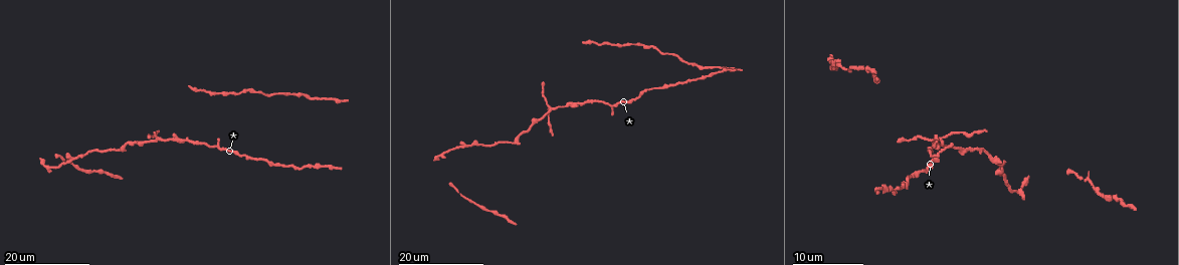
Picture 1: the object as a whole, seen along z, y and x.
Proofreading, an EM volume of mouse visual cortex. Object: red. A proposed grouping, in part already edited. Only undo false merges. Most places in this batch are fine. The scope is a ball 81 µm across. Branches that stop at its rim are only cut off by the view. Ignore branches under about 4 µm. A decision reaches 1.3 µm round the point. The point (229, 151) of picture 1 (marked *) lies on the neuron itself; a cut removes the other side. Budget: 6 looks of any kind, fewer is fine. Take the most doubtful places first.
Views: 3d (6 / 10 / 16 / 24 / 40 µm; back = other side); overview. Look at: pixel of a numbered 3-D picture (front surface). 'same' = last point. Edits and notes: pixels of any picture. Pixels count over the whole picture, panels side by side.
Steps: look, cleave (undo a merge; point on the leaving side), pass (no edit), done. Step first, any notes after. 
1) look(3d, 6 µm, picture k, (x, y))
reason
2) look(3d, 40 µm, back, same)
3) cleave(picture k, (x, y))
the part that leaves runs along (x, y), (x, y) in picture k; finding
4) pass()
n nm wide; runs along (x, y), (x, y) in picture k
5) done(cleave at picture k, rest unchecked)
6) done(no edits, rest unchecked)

look(3d, 24 µm, picture 1, (550, 110))
looks like a crossing

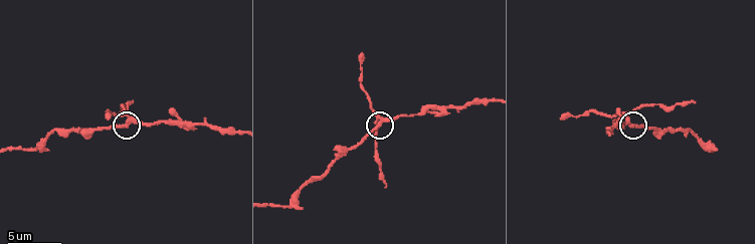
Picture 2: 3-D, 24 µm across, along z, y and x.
look(3d, 10 µm, picture 2, (382, 118))

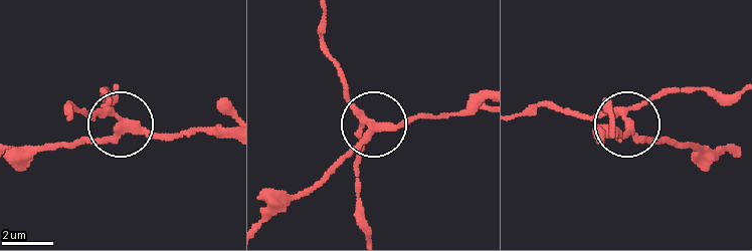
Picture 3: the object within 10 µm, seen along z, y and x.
look(3d, 10 µm, back, picture 3, (371, 127))

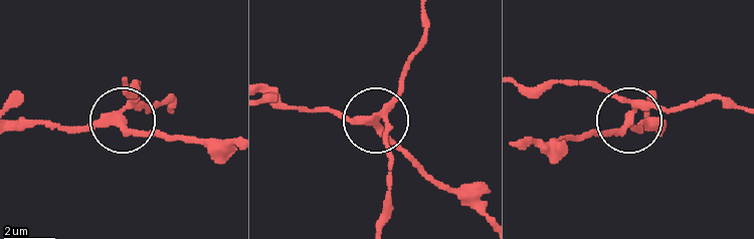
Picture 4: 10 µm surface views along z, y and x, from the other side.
cleave(picture 4, (150, 110))
the part that leaves runs along (633, 109), (588, 86), (556, 79), (523, 86) in picture 4; a second neuron is stuck on

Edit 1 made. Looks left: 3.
look(3d, 10 µm, picture 2, (293, 203))
small branch off a trunk

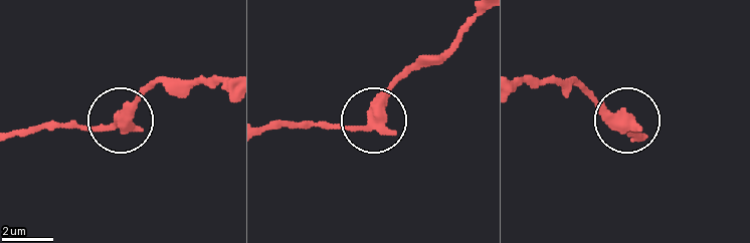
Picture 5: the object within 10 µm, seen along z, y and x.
look(3d, 10 µm, back, picture 5, (116, 121))

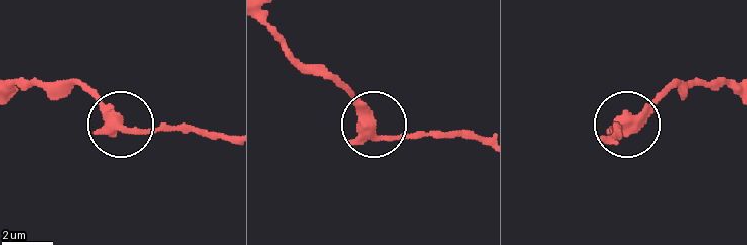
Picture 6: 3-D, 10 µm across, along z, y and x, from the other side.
pass()
380 nm wide; runs along (266, 28), (299, 61), (325, 74), (383, 137), (452, 133) in picture 6; all the same neuron

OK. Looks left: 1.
done(cleave at picture 4, rest unchecked)

